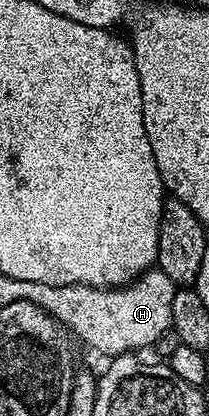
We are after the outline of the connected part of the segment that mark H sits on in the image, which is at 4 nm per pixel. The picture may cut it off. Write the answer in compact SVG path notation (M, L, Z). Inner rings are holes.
M150 270L120 288L92 288L86 284L39 284L35 288L35 302L48 315L65 325L78 341L81 339L87 347L102 352L105 358L112 358L136 353L136 348L152 349L159 334L170 331L172 299L178 289L178 285L167 274Z

